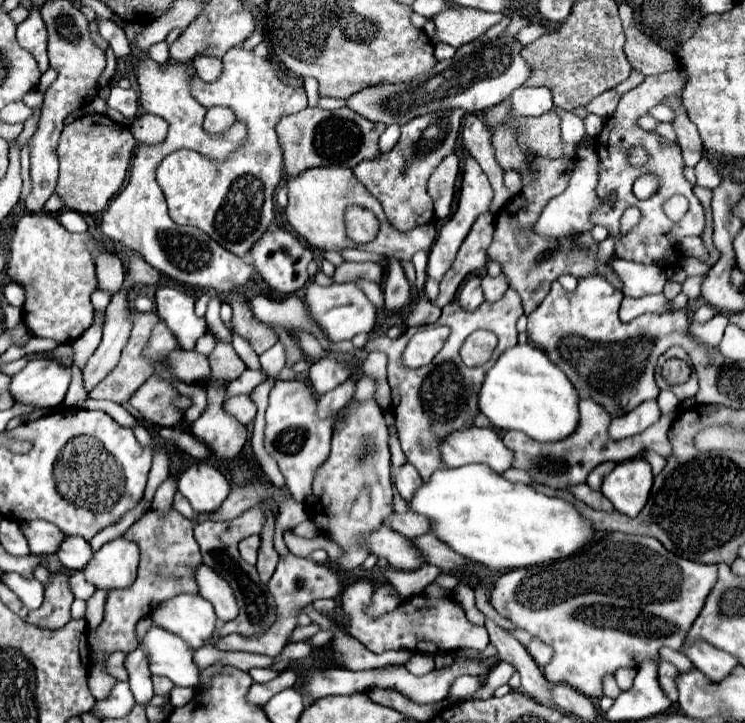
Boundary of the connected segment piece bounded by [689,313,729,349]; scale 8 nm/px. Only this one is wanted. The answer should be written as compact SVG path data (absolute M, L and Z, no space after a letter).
M717 313L711 321L707 321L705 325L699 325L699 323L691 323L689 327L689 333L693 339L697 339L697 343L707 345L707 349L717 349L719 347L719 341L723 337L723 331L725 327L729 325L729 317L723 315L723 313Z

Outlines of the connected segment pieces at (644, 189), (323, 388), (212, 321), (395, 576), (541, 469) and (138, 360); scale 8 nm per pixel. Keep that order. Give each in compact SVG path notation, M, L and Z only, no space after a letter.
M643 173L641 177L637 177L633 185L633 193L637 199L649 199L657 189L659 189L659 177L653 173Z
M319 359L309 369L309 385L317 395L323 395L351 377L351 369L333 359Z
M211 297L205 319L207 319L207 323L215 329L215 333L217 333L219 337L225 337L225 341L231 341L231 335L229 335L229 331L225 329L221 317L219 317L219 307L221 307L221 299L219 299L219 297Z
M425 565L417 571L401 571L397 569L387 569L385 577L389 583L393 583L397 587L397 591L409 599L411 595L419 595L423 589L435 581L435 577L441 573L441 569L433 567L433 565Z
M583 399L579 403L579 409L581 409L579 427L565 441L539 443L539 441L527 437L521 431L507 431L503 435L503 441L515 453L515 467L525 469L527 473L531 473L537 483L559 489L559 487L565 487L565 485L583 483L587 479L587 475L591 473L591 469L597 467L601 461L621 463L625 459L633 459L635 455L641 455L647 449L653 449L655 453L659 453L663 457L671 455L671 443L667 439L667 431L671 427L671 421L675 419L675 411L671 411L669 415L661 415L659 421L643 433L637 433L637 435L621 439L621 441L609 441L609 437L607 437L607 427L611 423L609 413L605 413L605 409L601 409L601 405L593 403L591 399Z
M151 311L151 313L133 312L131 320L133 323L132 331L128 343L125 345L123 353L121 353L119 365L107 375L107 379L103 379L103 381L89 393L91 399L109 399L109 401L115 401L115 403L127 403L129 397L141 387L141 383L145 383L145 381L153 375L153 365L143 357L143 347L147 345L149 335L151 335L155 323L159 321L159 317L157 317L157 313L153 313L153 311Z

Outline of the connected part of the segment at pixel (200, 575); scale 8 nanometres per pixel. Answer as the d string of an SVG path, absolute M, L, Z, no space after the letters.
M201 565L195 573L197 577L197 585L199 585L199 595L205 597L213 607L215 613L221 621L231 621L237 617L237 603L235 603L235 595L229 589L229 583L219 577L217 573L213 573L213 569L209 569L207 565Z

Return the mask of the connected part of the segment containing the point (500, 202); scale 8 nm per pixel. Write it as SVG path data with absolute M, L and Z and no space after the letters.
M473 113L465 115L463 119L463 145L469 151L469 155L477 159L481 169L489 175L491 185L495 189L493 211L499 211L511 199L511 191L505 187L503 169L495 161L495 153L491 145L491 129Z

